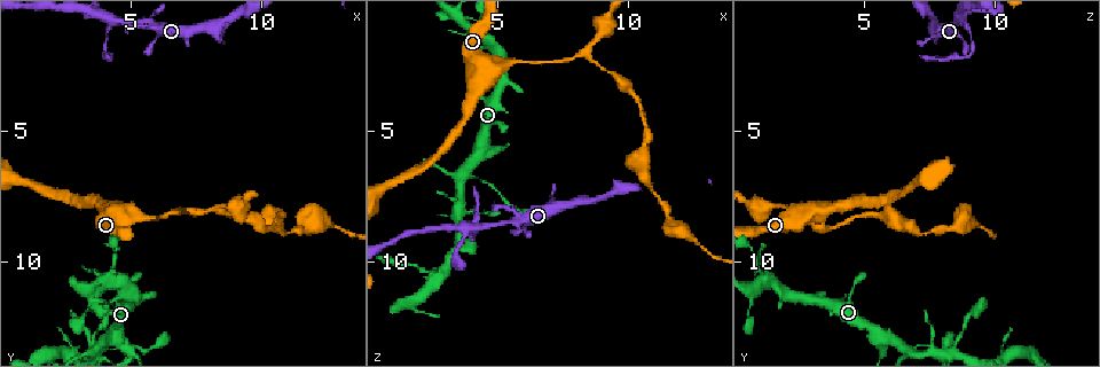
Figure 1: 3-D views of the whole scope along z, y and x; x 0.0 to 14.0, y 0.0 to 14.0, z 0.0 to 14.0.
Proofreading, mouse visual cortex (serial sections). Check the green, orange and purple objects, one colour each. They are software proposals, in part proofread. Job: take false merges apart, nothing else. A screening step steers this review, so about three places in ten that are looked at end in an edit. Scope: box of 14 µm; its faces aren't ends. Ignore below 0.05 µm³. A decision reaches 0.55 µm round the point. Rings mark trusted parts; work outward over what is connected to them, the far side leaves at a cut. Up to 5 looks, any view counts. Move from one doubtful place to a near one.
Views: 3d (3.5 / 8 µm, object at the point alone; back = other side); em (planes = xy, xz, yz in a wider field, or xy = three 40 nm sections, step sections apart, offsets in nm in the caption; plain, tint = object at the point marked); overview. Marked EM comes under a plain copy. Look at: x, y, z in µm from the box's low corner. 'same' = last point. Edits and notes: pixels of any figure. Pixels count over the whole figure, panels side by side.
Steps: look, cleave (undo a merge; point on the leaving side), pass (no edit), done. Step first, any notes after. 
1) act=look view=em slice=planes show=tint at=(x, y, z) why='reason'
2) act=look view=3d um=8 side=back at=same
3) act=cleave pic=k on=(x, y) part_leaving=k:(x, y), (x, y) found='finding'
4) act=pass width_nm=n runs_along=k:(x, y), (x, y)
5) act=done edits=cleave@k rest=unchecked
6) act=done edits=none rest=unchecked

act=look view=3d um=8 at=(4.0, 1.6, 9.1) why='sharp bend'

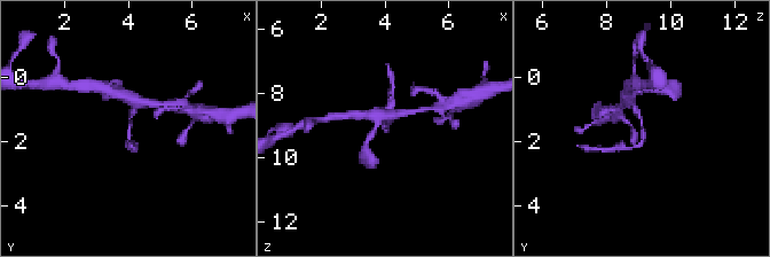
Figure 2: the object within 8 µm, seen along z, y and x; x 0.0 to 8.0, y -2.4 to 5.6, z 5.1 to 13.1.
act=look view=3d um=3.5 side=back at=(4.1, 1.5, 9.0) why='zoom in'

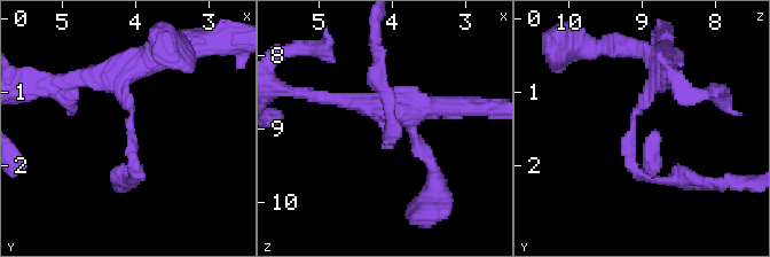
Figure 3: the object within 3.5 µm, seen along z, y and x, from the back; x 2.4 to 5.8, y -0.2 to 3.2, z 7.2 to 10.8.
act=look view=em slice=xy step=3 show=tint at=(4.05, 1.50, 9.15) arm_widths_nm=150,300

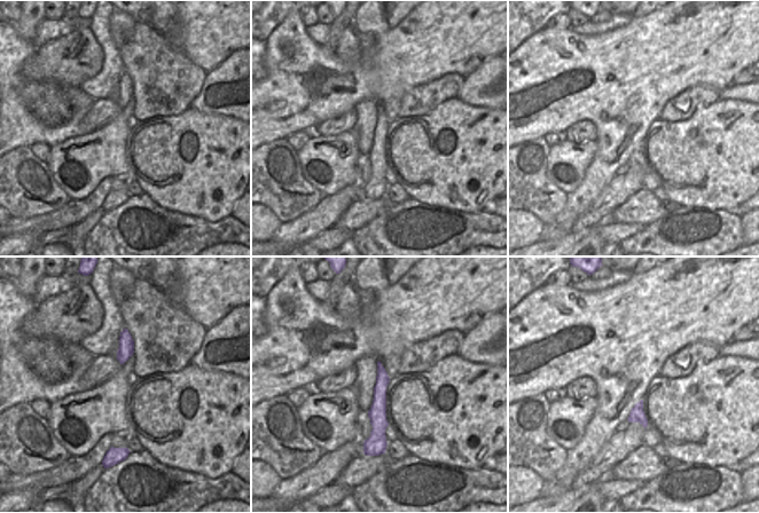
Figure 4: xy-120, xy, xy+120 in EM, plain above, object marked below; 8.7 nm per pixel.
act=cleave pic=3 on=(631, 147) found='a second cell is stuck on'

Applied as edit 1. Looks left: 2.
act=look view=overview why='see it whole again'

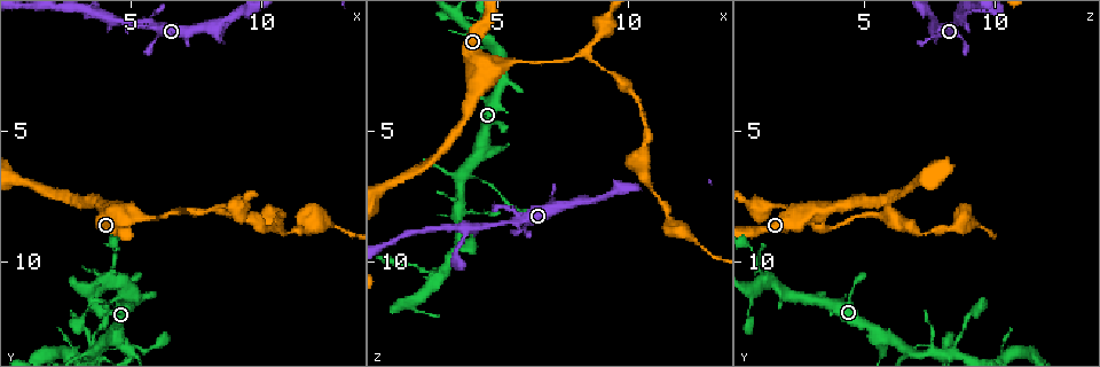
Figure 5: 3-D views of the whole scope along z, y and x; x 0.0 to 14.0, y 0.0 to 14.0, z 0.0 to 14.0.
act=look view=3d um=3.5 at=(4.2, 10.6, 1.2) why='a fork'

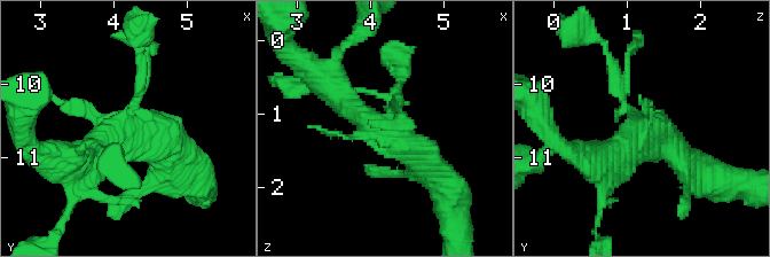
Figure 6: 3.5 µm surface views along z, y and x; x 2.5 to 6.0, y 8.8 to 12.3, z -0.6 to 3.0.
act=pass runs_along=6:(434, 173), (331, 92) found='one cell here'

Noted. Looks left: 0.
act=done edits=cleave@3 rest=unchecked

